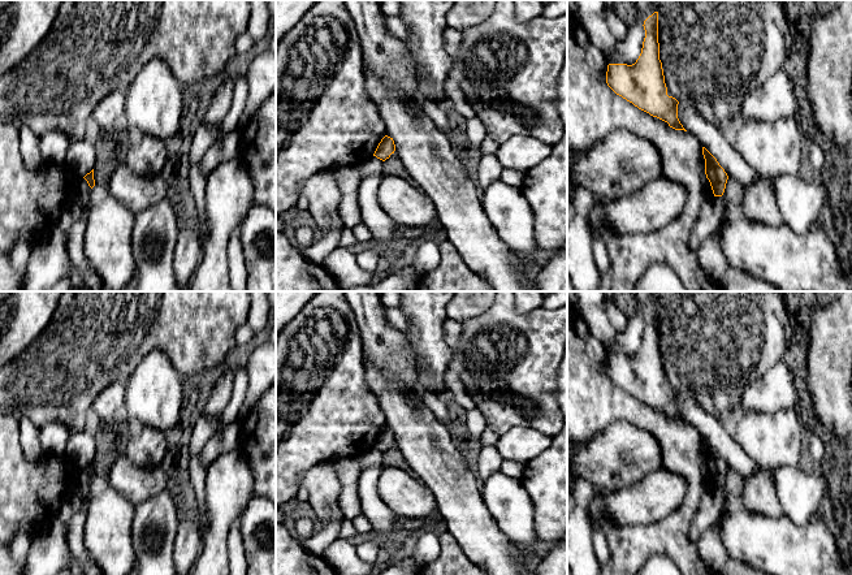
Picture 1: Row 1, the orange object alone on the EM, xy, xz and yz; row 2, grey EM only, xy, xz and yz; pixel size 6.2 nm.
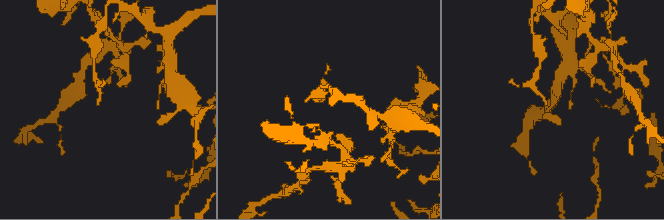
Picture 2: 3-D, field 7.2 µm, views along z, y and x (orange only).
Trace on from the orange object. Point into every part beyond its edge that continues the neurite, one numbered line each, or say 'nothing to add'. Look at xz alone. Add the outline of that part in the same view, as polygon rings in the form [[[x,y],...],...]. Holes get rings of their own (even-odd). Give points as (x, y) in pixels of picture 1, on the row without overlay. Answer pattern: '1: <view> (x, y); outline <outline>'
nothing to add

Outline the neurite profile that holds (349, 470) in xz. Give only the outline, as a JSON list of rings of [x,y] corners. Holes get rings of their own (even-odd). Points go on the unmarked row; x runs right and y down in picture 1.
[[[358,457],[338,458],[332,462],[341,483],[338,507],[342,519],[354,520],[360,513],[360,498],[358,481],[360,477],[360,463]]]

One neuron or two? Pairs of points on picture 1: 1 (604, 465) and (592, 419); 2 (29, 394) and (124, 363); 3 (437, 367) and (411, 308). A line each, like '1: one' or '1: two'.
1: two
2: one
3: one

